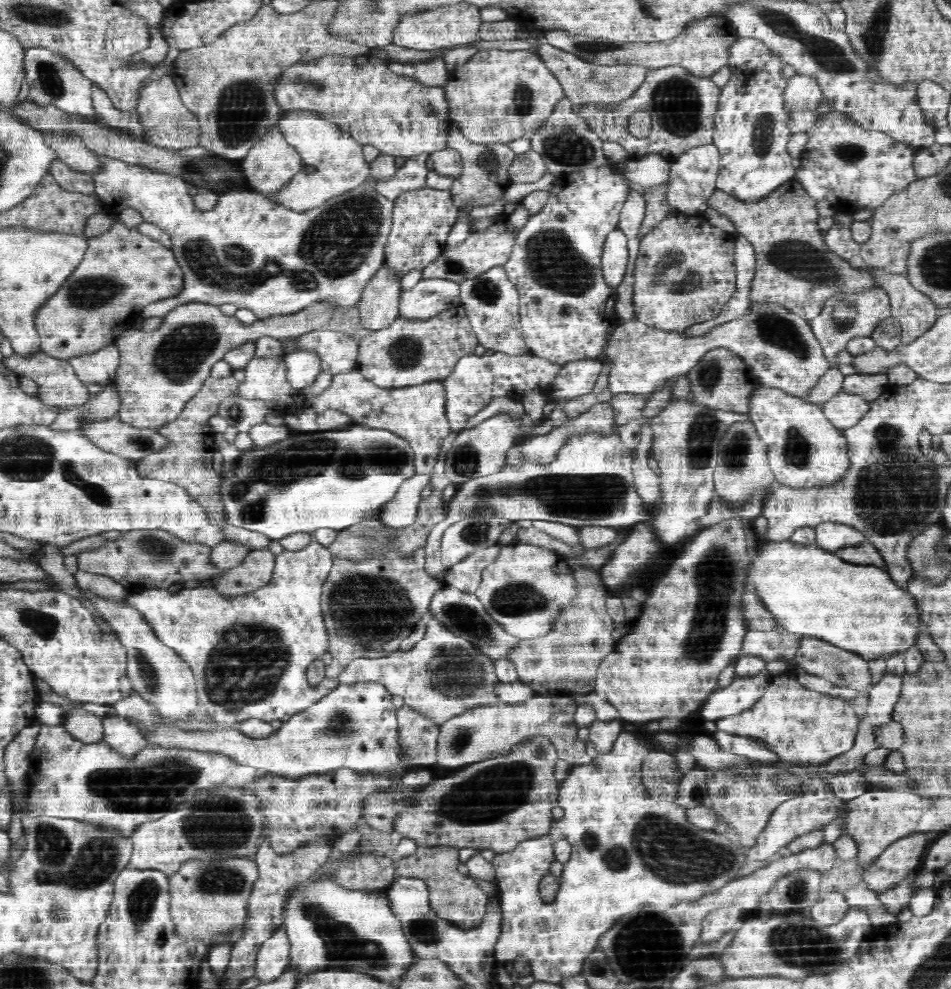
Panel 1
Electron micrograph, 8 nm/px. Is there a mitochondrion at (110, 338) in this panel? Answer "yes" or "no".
no

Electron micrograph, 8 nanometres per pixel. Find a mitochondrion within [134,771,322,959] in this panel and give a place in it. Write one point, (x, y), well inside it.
(222, 824)

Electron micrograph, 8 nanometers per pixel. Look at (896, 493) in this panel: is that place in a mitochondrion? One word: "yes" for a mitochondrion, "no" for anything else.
yes

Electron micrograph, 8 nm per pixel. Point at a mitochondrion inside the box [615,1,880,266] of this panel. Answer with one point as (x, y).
(829, 56)

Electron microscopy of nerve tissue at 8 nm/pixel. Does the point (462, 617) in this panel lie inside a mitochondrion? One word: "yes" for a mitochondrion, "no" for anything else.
yes

